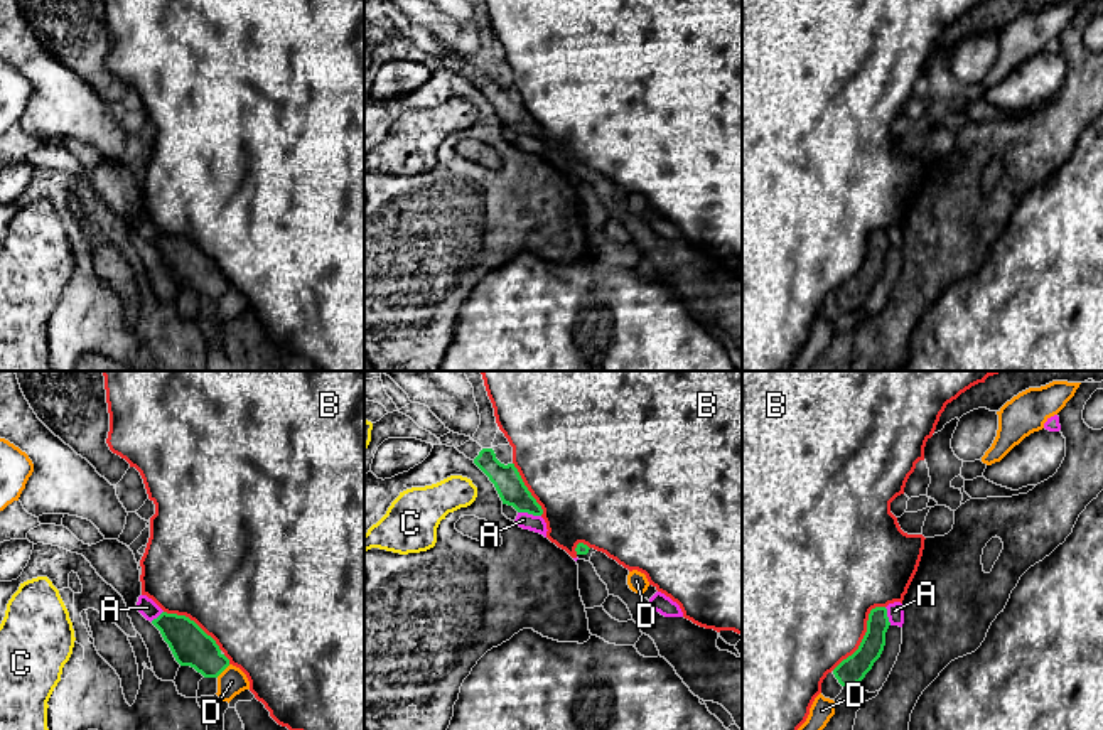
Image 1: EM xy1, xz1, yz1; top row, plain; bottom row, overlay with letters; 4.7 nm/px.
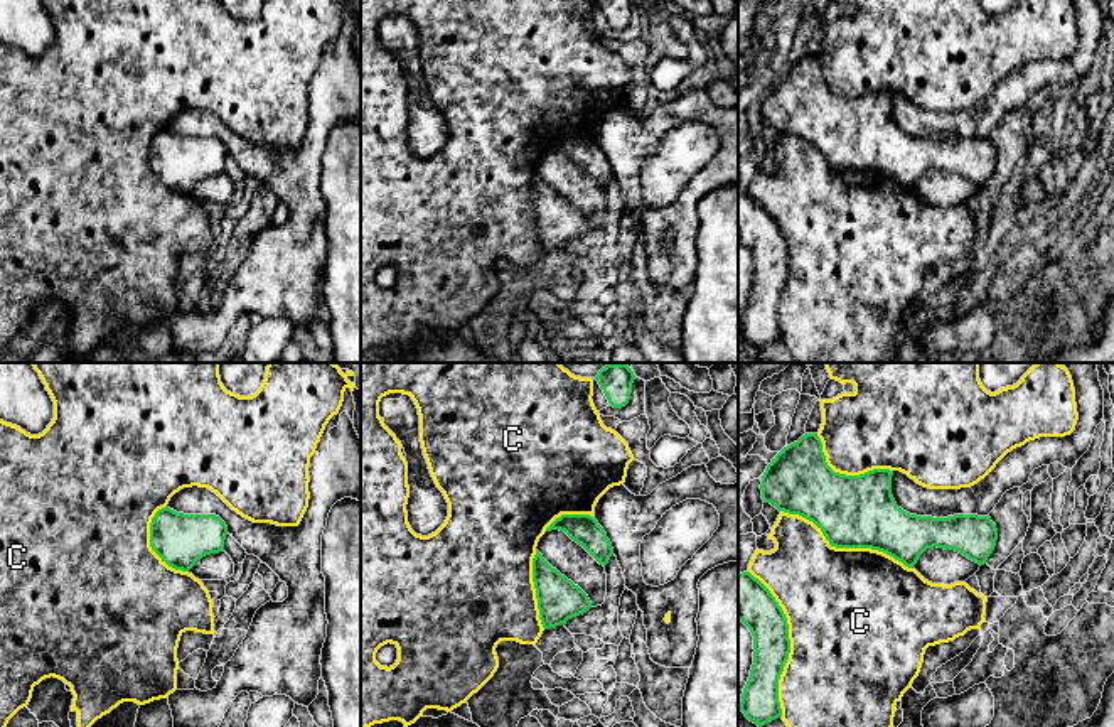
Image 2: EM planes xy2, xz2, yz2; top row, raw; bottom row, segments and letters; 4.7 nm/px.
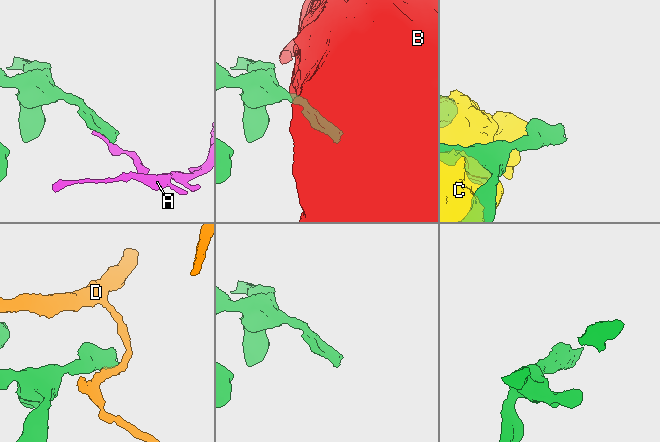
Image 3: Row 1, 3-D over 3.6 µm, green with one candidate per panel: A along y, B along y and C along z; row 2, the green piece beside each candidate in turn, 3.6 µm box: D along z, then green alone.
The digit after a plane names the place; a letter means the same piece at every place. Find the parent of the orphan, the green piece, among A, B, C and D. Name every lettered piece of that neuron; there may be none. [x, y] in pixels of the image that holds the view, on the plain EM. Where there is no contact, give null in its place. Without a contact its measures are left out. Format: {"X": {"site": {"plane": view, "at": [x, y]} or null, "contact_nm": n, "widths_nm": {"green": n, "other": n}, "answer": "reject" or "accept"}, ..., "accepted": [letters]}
{"A": {"site": {"plane": "xz1", "at": [530, 135]}, "contact_nm": 110, "widths_nm": {"green": 140, "other": 80}, "answer": "reject"}, "B": {"site": {"plane": "yz1", "at": [864, 258]}, "contact_nm": 400, "widths_nm": {"green": 130, "other": 480}, "answer": "reject"}, "C": {"site": {"plane": "yz2", "at": [789, 265]}, "contact_nm": 700, "widths_nm": {"green": 200, "other": 500}, "answer": "reject"}, "D": {"site": {"plane": "xy1", "at": [223, 292]}, "contact_nm": 90, "widths_nm": {"green": 190, "other": 140}, "answer": "reject"}, "accepted": []}

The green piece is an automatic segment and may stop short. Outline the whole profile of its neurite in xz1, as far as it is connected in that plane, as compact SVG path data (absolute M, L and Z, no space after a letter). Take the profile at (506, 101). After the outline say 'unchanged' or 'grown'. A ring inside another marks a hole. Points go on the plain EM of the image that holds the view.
M482 71L474 86L494 106L503 126L513 128L518 135L541 138L543 132L525 108L514 86L501 86L492 71Z | unchanged

